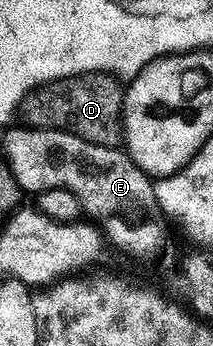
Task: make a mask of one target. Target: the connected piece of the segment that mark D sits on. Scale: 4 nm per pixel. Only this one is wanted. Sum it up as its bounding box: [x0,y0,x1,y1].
[20,73,124,147]

